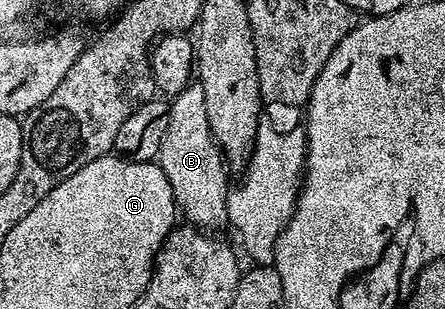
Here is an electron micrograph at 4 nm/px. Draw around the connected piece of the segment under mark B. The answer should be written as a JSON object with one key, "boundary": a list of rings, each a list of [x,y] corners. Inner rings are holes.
{"boundary":[[[191,81],[190,84],[169,100],[170,116],[168,129],[164,133],[164,141],[160,141],[157,164],[161,167],[164,177],[168,177],[168,185],[172,185],[172,197],[177,210],[187,224],[193,225],[207,233],[217,232],[217,227],[226,227],[228,223],[228,201],[232,183],[226,180],[228,164],[222,157],[218,142],[214,140],[212,125],[208,123],[208,108],[204,103],[204,89],[201,82]]]}

